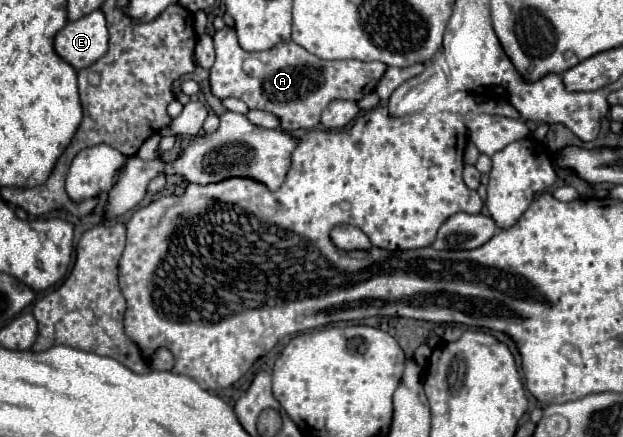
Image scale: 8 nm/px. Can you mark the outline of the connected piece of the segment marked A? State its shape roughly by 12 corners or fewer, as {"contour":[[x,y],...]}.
{"contour":[[214,34],[210,90],[316,128],[332,100],[374,92],[386,64],[294,42],[246,52]]}

